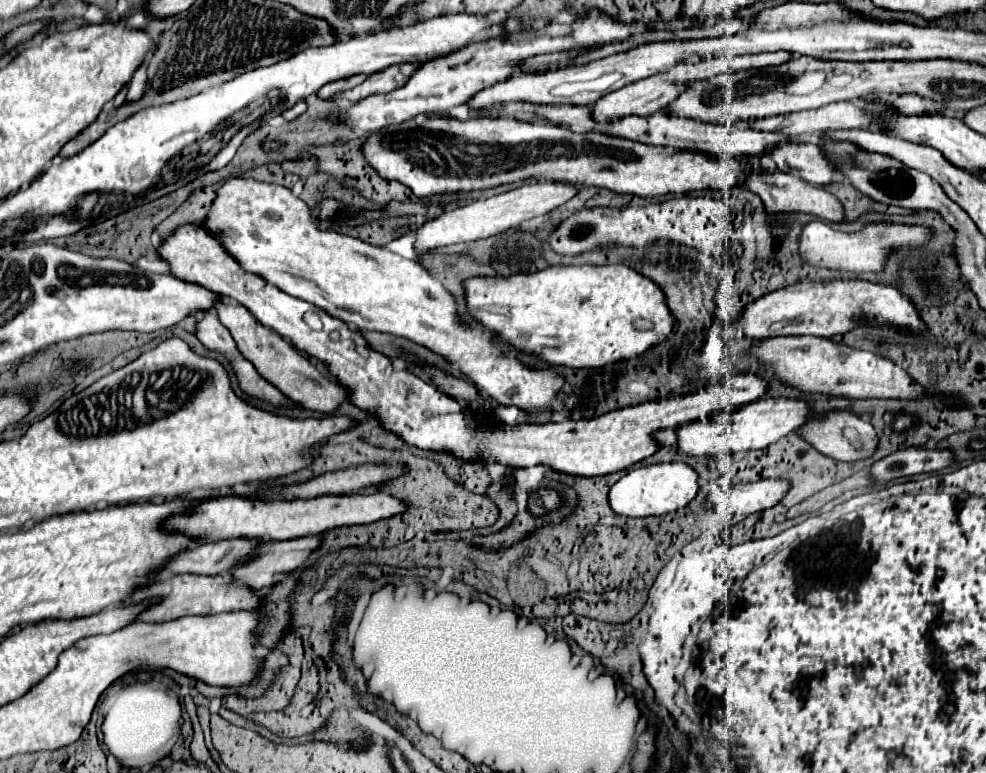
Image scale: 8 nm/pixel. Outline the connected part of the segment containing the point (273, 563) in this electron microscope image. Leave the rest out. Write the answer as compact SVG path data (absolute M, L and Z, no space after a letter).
M301 537L293 541L273 541L261 543L257 551L261 555L253 557L249 563L233 569L233 575L241 583L249 583L253 589L269 589L277 583L275 575L287 575L299 569L305 559L321 545L321 537Z

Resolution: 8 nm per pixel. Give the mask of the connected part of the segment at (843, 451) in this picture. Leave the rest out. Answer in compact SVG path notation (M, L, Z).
M837 411L837 413L827 413L823 419L815 417L811 419L807 425L803 425L801 429L803 439L807 439L809 443L813 443L815 449L819 449L823 455L831 455L839 461L861 461L861 459L869 459L875 451L875 443L877 443L877 433L873 429L873 425L869 423L869 417L863 415L855 415L851 411Z

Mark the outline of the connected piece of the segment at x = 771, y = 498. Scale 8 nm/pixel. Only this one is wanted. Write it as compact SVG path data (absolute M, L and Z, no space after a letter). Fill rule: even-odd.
M763 479L757 483L747 483L747 485L737 485L731 495L731 507L735 515L751 515L757 511L763 511L767 507L773 507L779 499L783 499L789 491L789 483L785 479Z

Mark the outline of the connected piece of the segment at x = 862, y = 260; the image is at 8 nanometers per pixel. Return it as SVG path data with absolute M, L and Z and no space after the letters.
M811 221L803 227L799 237L799 251L805 263L837 269L841 273L879 273L885 265L885 255L891 245L923 243L931 237L931 231L925 227L907 227L907 225L869 225L859 233L839 233L823 221Z

